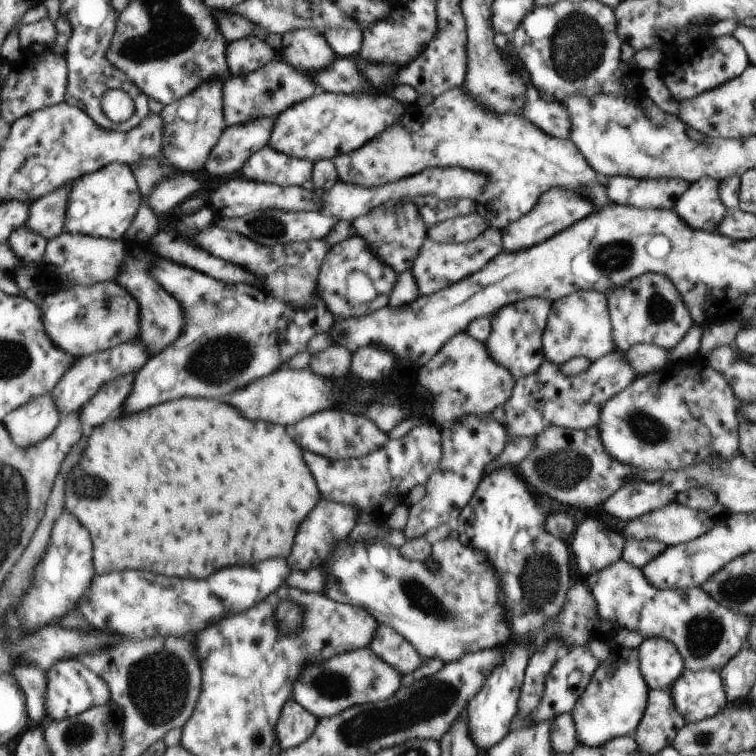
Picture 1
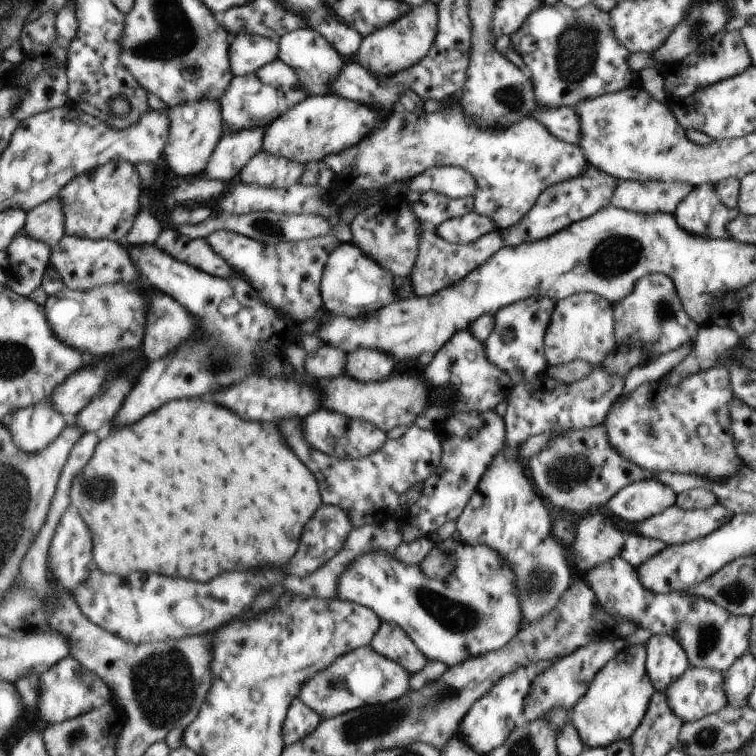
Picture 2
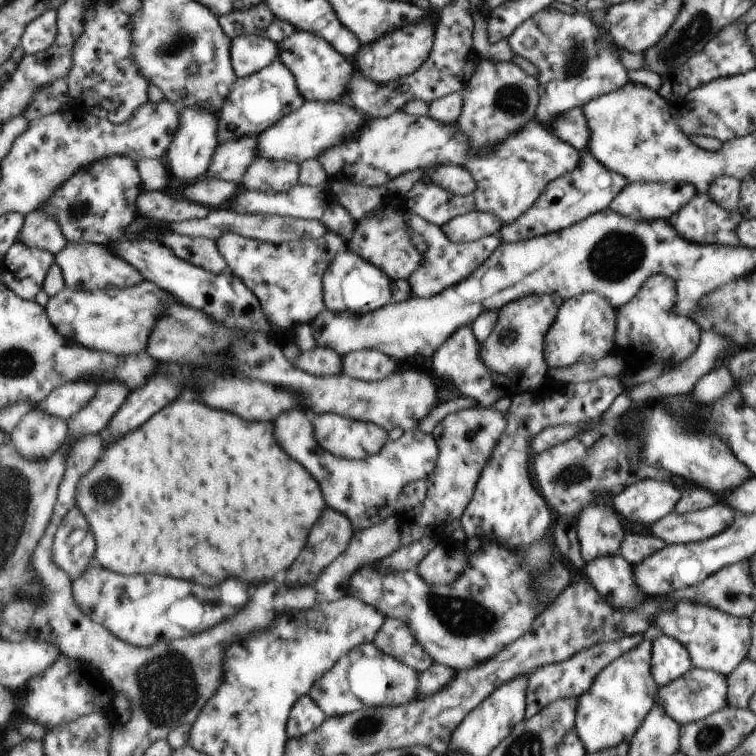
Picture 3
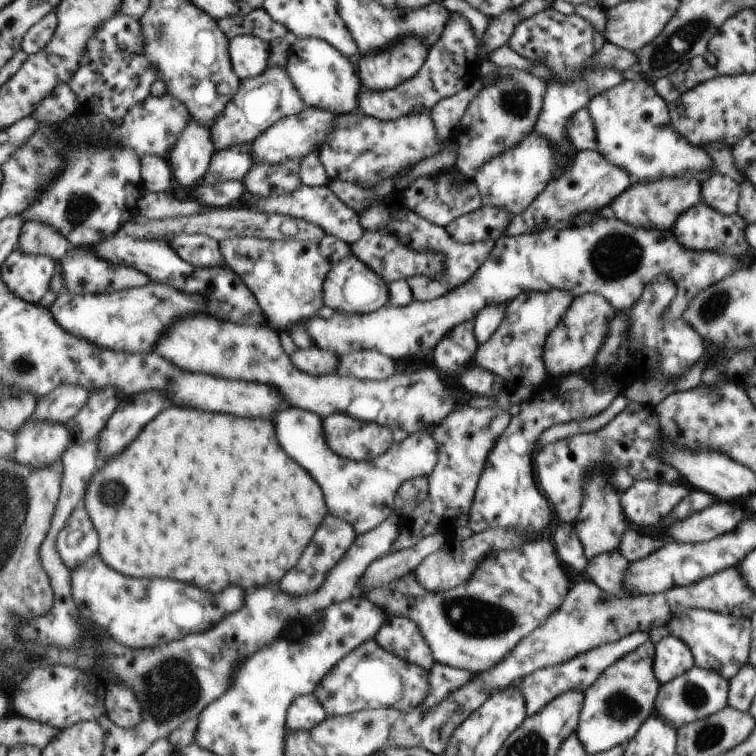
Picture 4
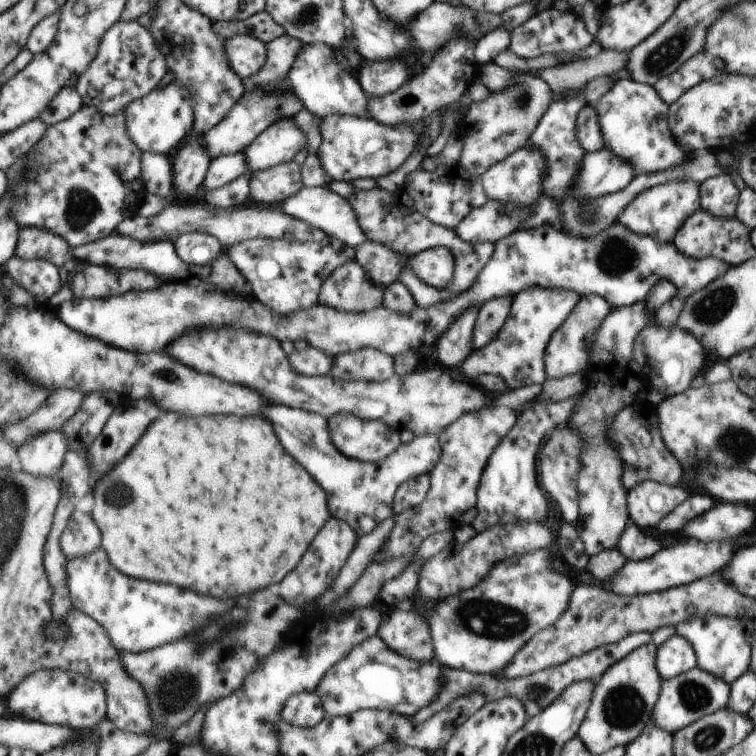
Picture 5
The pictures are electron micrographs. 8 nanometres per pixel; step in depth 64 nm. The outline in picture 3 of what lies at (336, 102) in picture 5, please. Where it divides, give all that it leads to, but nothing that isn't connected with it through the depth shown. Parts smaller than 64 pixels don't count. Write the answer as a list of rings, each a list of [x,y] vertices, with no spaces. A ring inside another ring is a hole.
[[[296,31],[281,44],[281,60],[296,75],[300,90],[308,102],[328,102],[340,100],[344,96],[346,84],[350,80],[348,76],[352,74],[352,64],[321,36],[312,32]]]

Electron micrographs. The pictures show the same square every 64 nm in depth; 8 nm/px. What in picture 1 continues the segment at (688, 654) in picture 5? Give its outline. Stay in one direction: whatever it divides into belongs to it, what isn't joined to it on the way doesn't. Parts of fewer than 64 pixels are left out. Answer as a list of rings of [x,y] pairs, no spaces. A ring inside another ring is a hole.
[[[650,637],[638,647],[642,676],[652,690],[672,688],[685,672],[685,658],[673,641]]]

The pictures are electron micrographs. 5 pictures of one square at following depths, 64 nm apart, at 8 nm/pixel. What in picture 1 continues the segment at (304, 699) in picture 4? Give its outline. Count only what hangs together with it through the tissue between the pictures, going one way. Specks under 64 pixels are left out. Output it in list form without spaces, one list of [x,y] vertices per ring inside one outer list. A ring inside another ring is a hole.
[[[296,698],[286,704],[282,720],[278,722],[278,736],[284,751],[291,750],[308,742],[314,736],[318,719],[314,712],[302,706]]]

